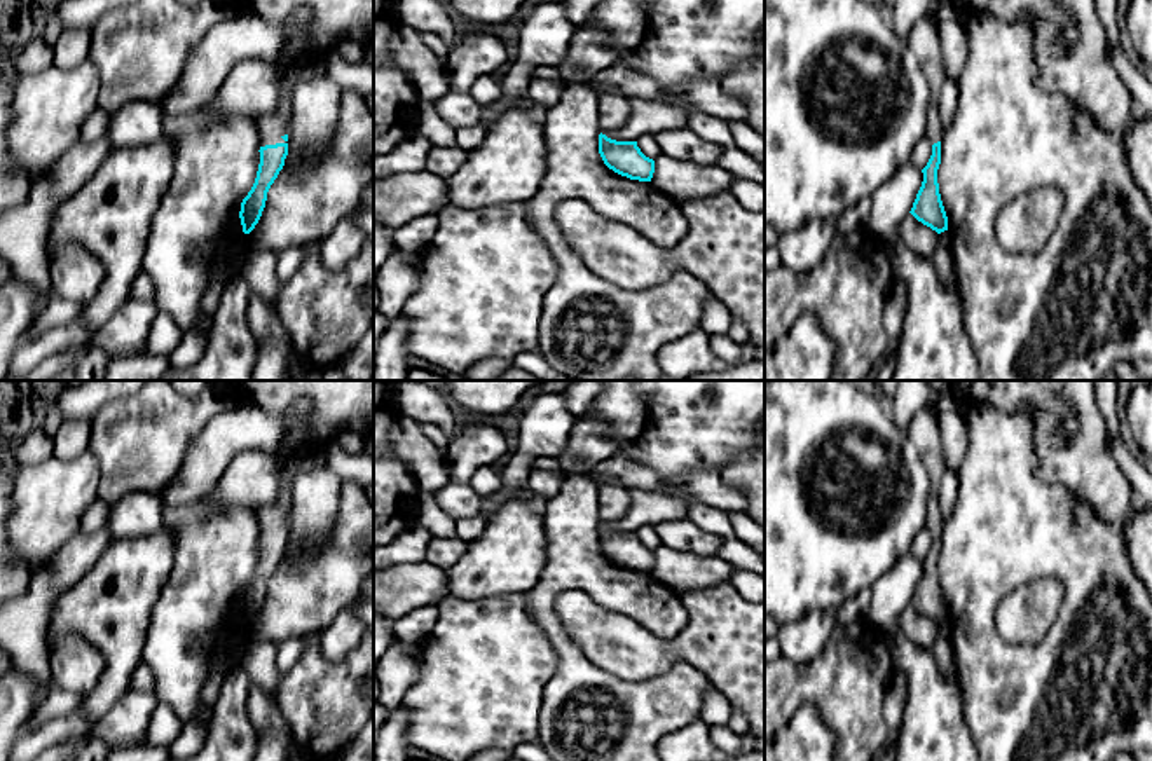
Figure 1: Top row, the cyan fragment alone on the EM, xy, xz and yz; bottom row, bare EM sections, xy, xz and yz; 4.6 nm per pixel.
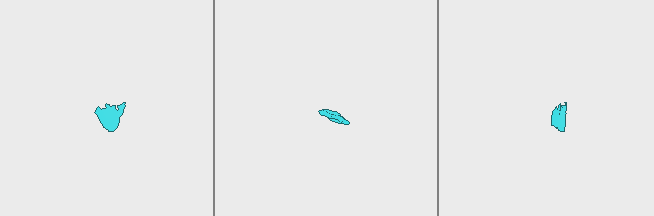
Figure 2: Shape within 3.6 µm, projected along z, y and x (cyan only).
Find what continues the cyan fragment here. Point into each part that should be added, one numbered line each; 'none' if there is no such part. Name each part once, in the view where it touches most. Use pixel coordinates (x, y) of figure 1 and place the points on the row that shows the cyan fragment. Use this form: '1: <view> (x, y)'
1: xy (271, 126)

